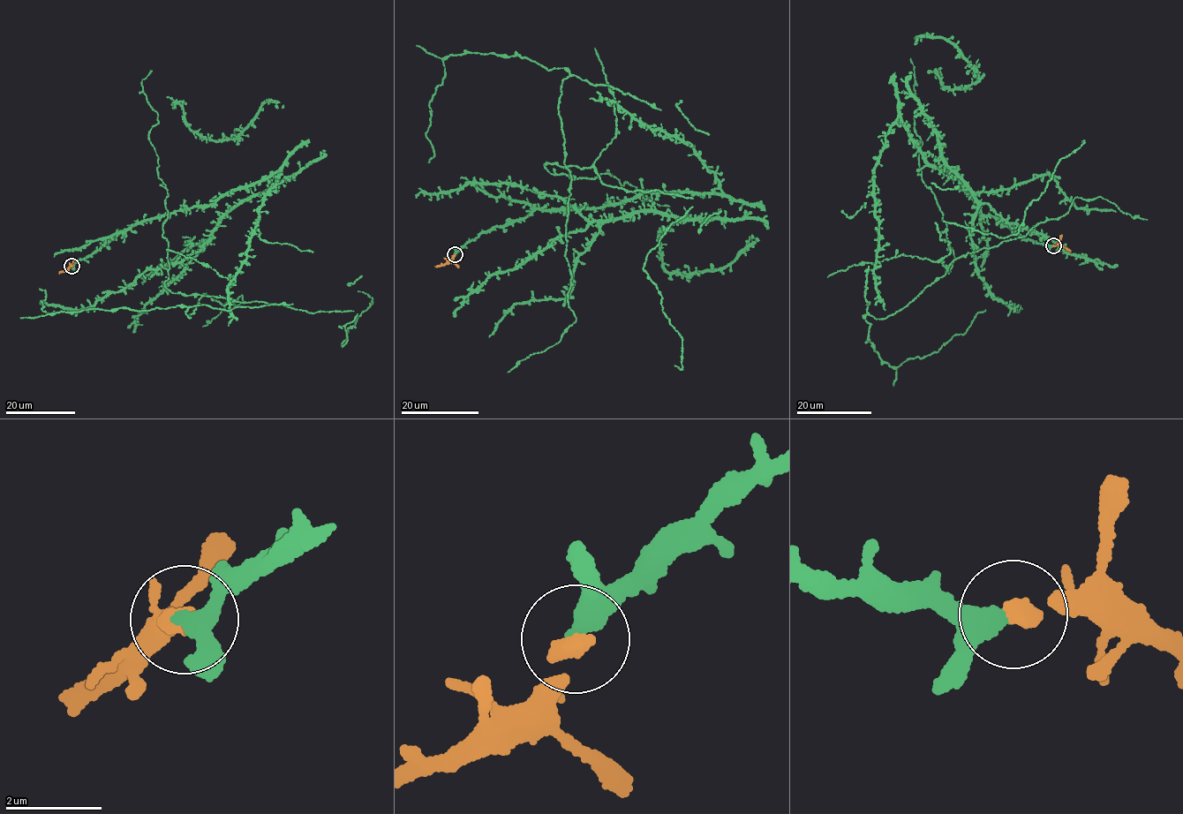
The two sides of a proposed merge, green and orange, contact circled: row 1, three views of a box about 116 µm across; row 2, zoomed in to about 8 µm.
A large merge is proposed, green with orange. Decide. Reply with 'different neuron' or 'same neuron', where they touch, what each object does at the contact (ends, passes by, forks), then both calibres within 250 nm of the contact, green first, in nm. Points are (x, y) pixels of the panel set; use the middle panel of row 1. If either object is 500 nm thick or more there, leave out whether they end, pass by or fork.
same neuron; at (455, 254); green ends there; orange ends there; 400 nm thick on the green side, 360 nm on the other

